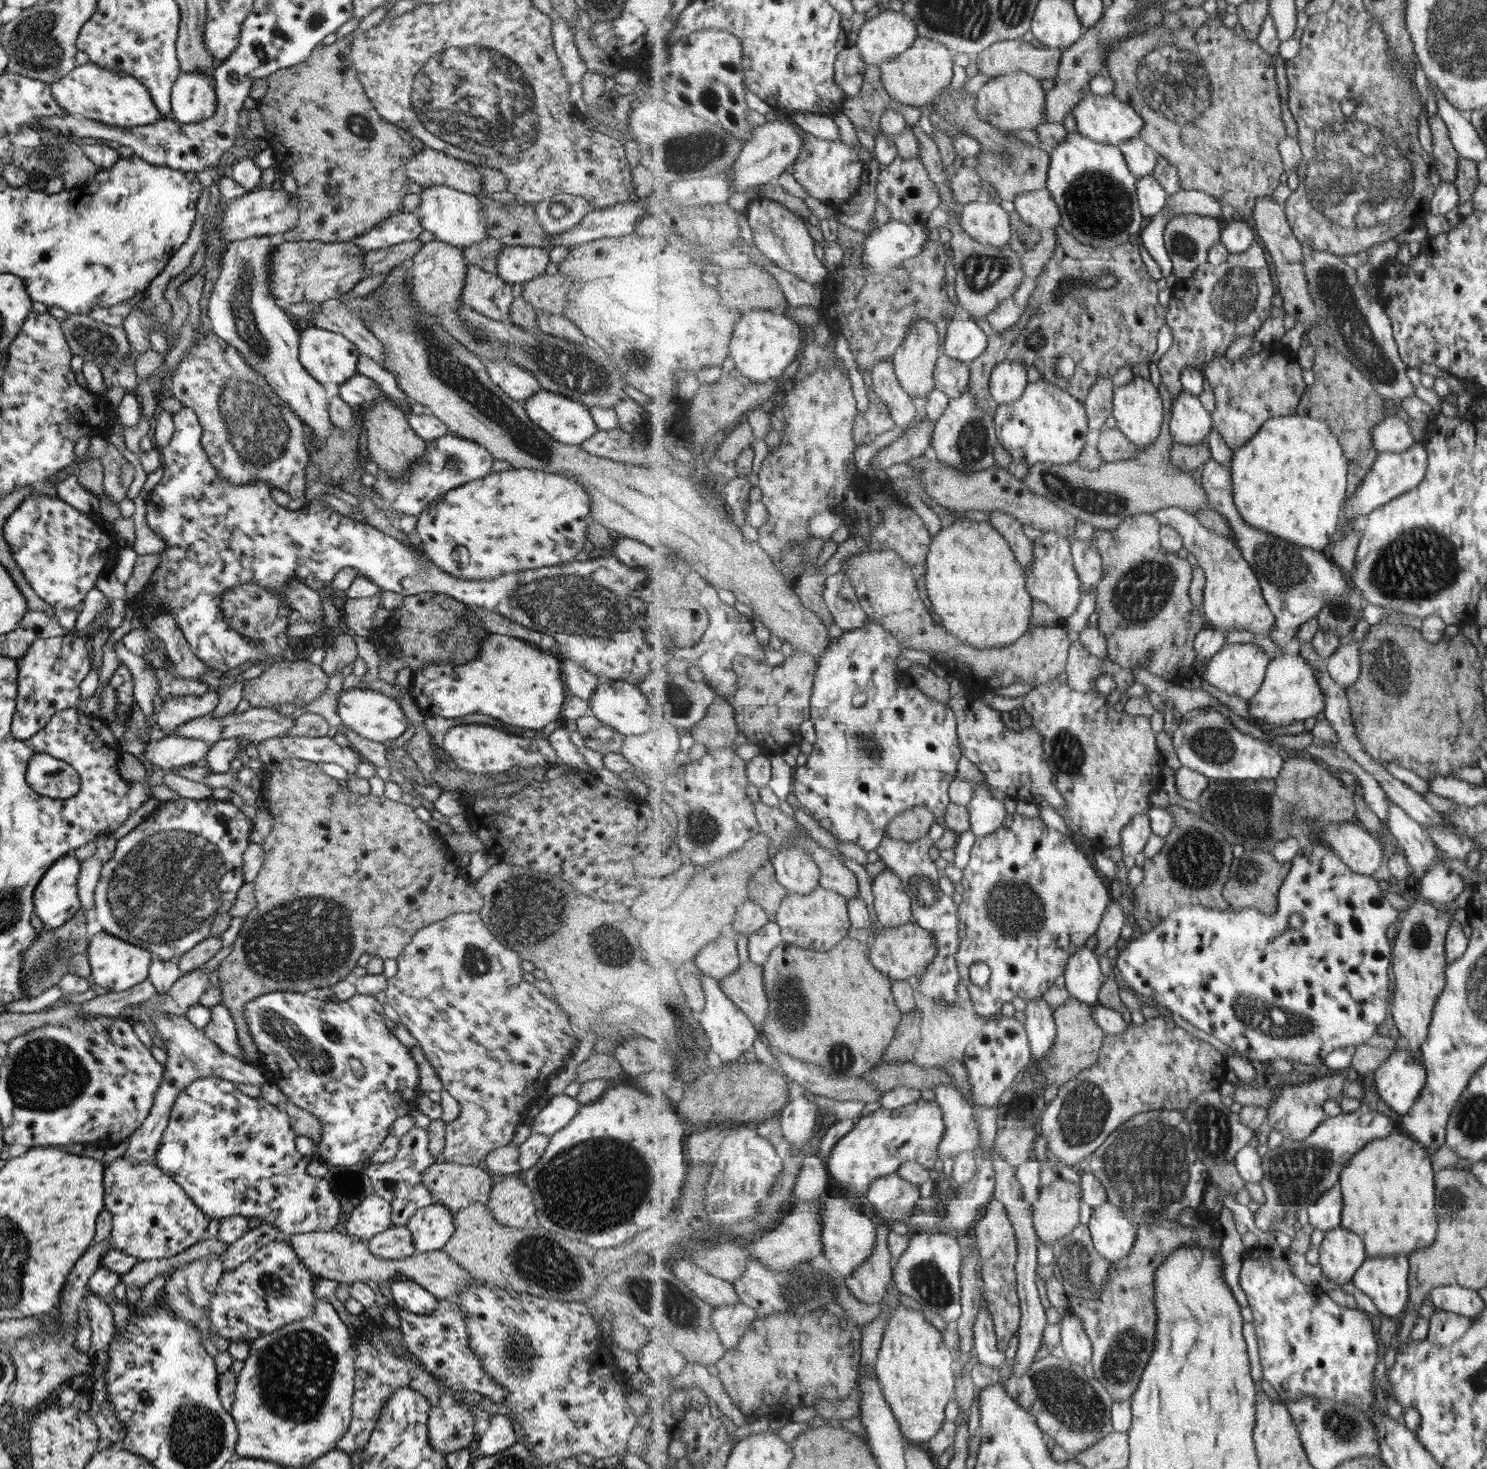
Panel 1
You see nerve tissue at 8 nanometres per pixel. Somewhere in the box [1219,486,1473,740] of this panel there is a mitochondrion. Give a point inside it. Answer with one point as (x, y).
(1418, 565)

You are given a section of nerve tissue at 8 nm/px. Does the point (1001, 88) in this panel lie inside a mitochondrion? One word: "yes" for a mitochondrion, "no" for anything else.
no

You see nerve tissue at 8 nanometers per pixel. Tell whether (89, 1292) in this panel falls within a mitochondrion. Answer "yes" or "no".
no

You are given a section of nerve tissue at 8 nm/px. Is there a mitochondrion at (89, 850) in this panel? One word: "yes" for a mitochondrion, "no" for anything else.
no

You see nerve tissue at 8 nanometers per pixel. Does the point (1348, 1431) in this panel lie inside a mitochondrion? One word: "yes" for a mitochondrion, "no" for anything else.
yes

